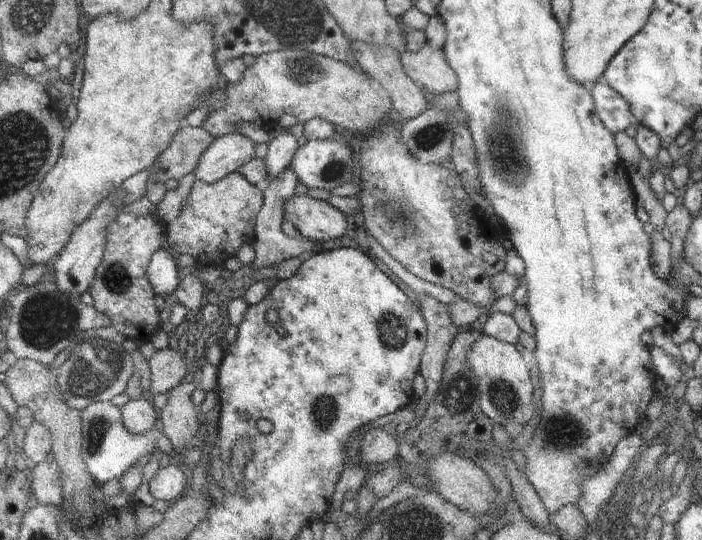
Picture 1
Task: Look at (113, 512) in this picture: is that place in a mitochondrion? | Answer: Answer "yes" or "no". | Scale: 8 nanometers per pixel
no

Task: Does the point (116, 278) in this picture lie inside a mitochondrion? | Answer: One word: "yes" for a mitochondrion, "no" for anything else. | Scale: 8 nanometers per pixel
yes

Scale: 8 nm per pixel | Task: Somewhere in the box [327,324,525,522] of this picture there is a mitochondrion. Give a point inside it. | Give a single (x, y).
(460, 395)

